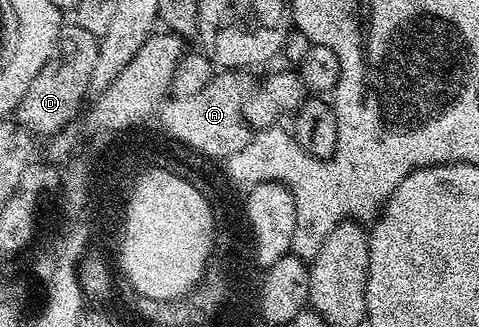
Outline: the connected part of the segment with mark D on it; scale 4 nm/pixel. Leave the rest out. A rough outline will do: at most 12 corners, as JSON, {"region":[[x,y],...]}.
{"region":[[63,26],[57,51],[18,103],[38,137],[73,124],[96,68],[99,36]]}

